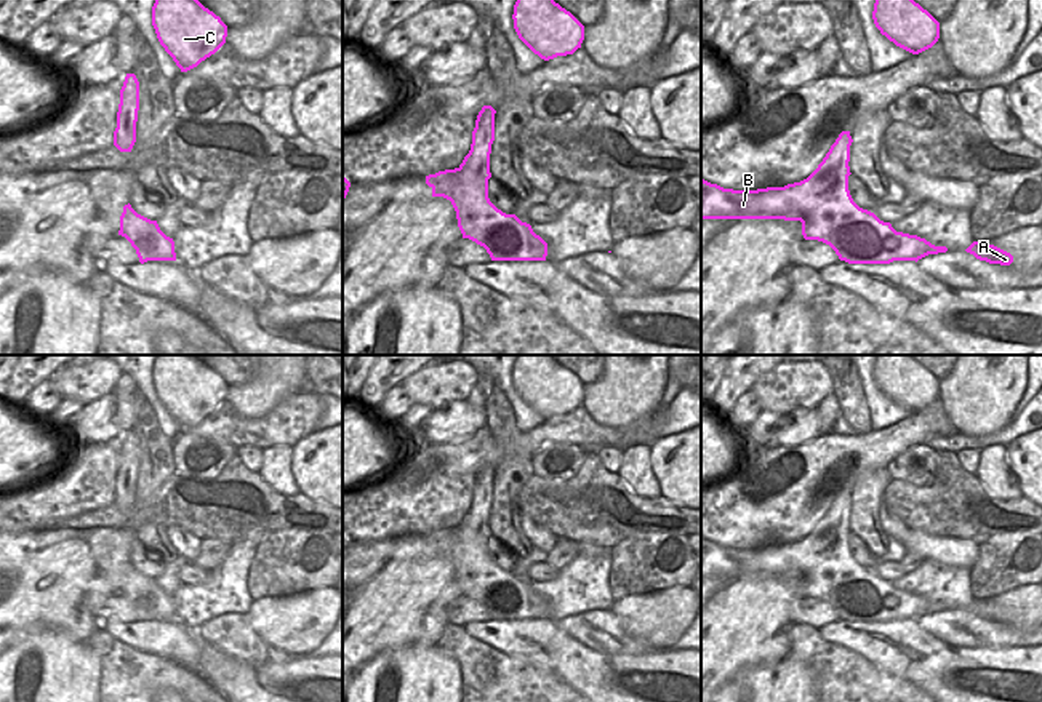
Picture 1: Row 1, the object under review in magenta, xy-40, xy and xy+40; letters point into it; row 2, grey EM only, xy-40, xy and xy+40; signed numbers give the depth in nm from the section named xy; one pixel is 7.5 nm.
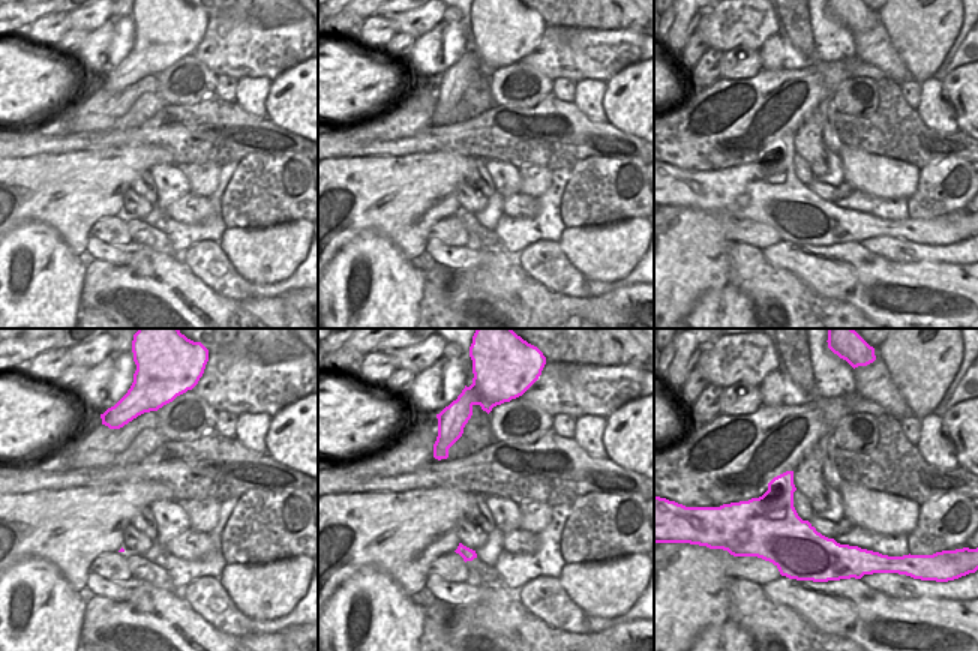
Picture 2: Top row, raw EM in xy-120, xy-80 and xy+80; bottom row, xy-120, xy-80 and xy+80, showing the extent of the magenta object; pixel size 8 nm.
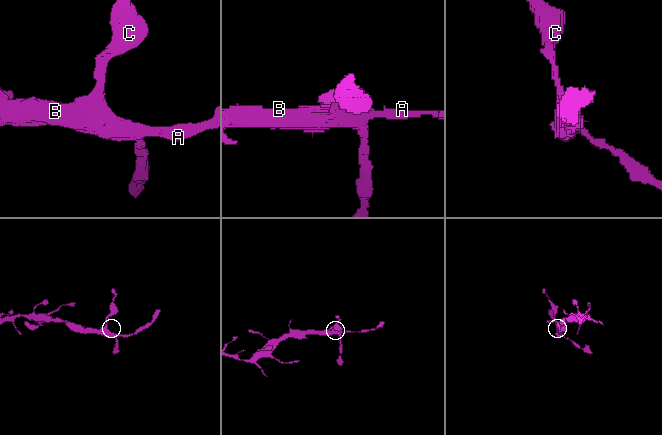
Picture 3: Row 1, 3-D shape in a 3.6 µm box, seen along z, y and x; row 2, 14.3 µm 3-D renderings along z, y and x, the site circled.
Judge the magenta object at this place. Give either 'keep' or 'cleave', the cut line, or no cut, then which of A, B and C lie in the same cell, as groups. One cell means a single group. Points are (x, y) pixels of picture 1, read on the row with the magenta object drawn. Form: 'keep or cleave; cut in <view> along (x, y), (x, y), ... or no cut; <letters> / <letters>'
cleave; cut in xy along (460, 165), (490, 176); A B / C

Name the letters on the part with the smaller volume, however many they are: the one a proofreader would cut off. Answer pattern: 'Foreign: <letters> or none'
Foreign: C

